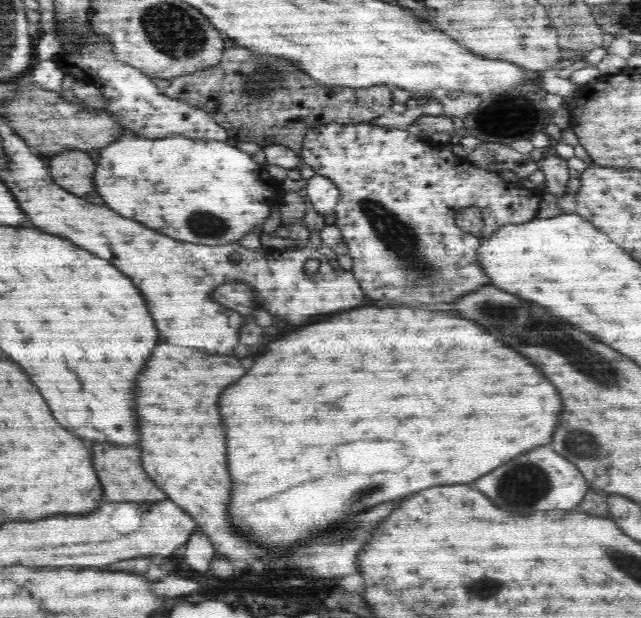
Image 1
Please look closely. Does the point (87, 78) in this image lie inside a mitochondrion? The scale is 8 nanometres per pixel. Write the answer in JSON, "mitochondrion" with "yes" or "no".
{"mitochondrion":"no"}

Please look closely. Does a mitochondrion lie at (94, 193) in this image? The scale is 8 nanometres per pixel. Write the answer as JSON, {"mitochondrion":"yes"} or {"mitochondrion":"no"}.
{"mitochondrion":"no"}

